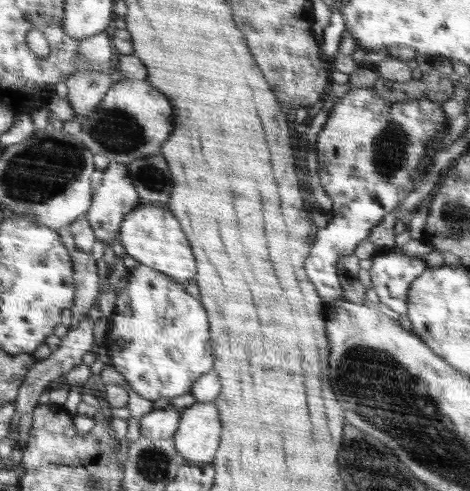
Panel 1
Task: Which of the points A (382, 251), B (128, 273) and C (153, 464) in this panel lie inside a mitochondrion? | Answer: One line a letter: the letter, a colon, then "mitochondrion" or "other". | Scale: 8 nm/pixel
A: other
B: other
C: mitochondrion

